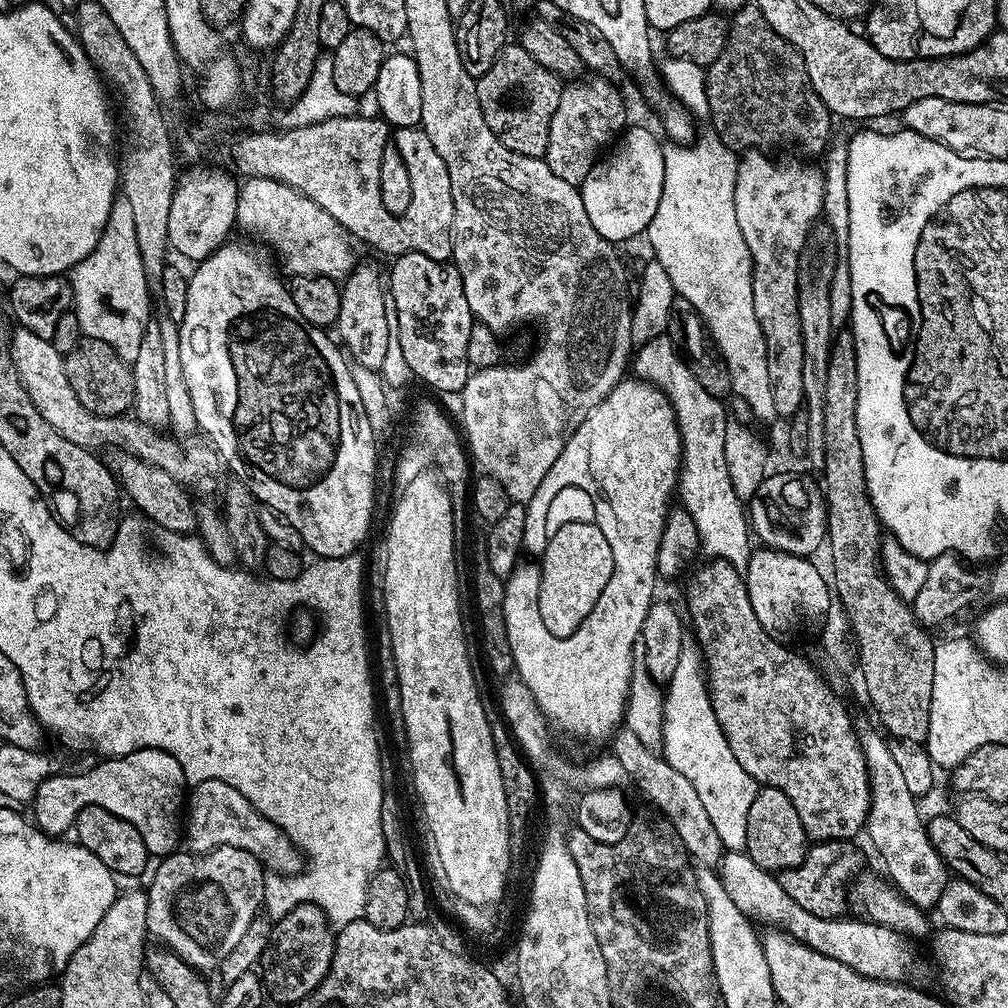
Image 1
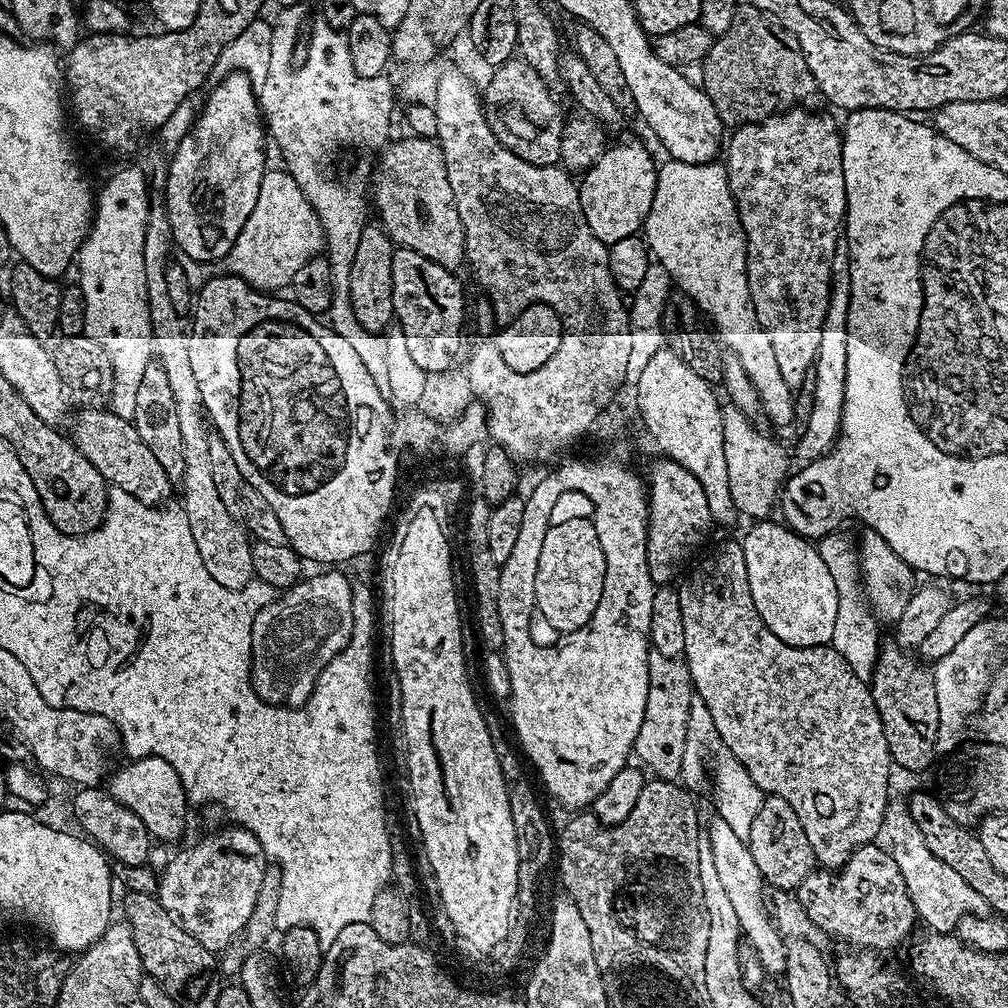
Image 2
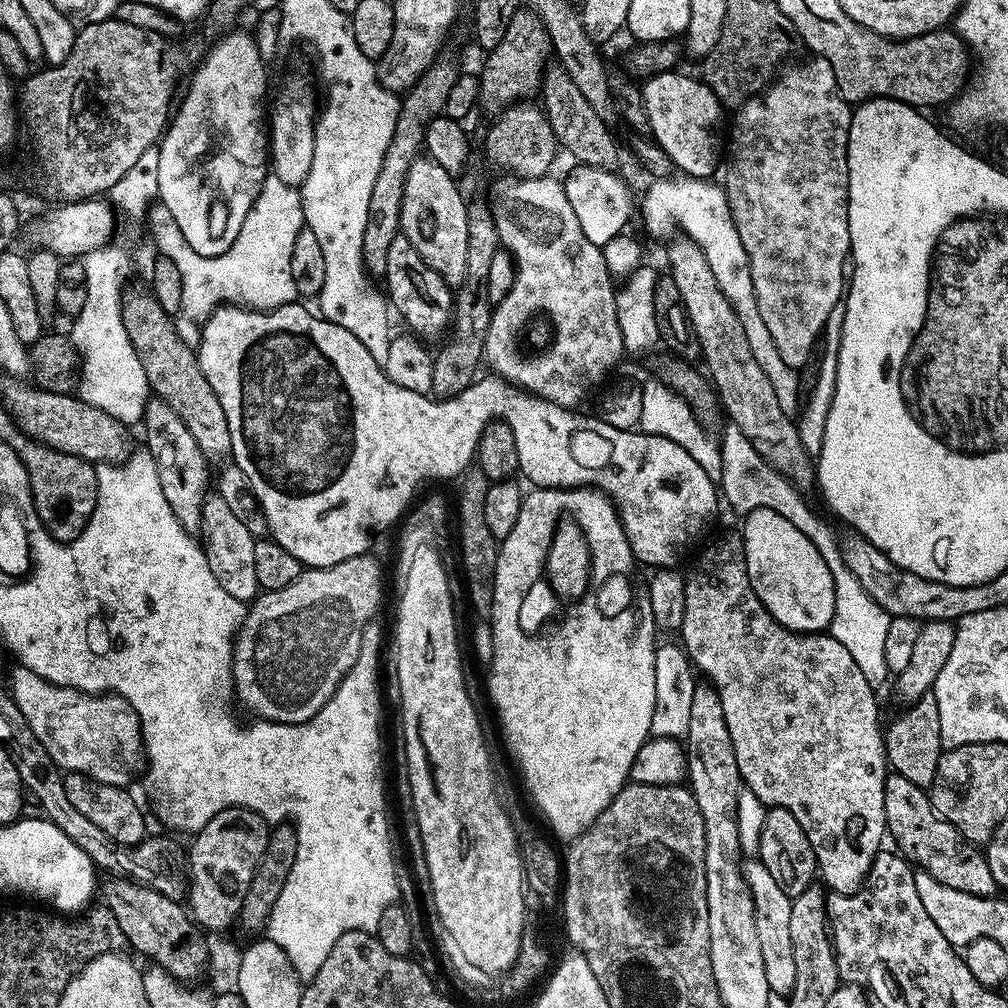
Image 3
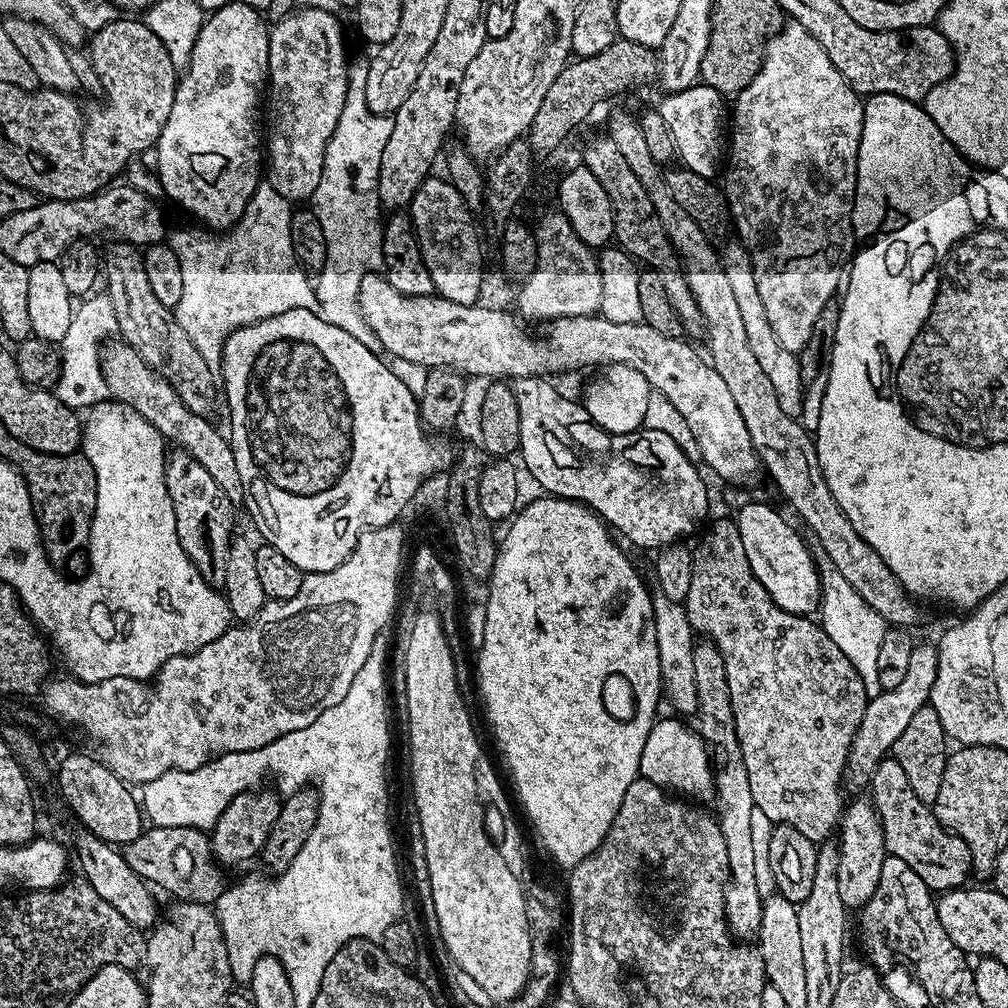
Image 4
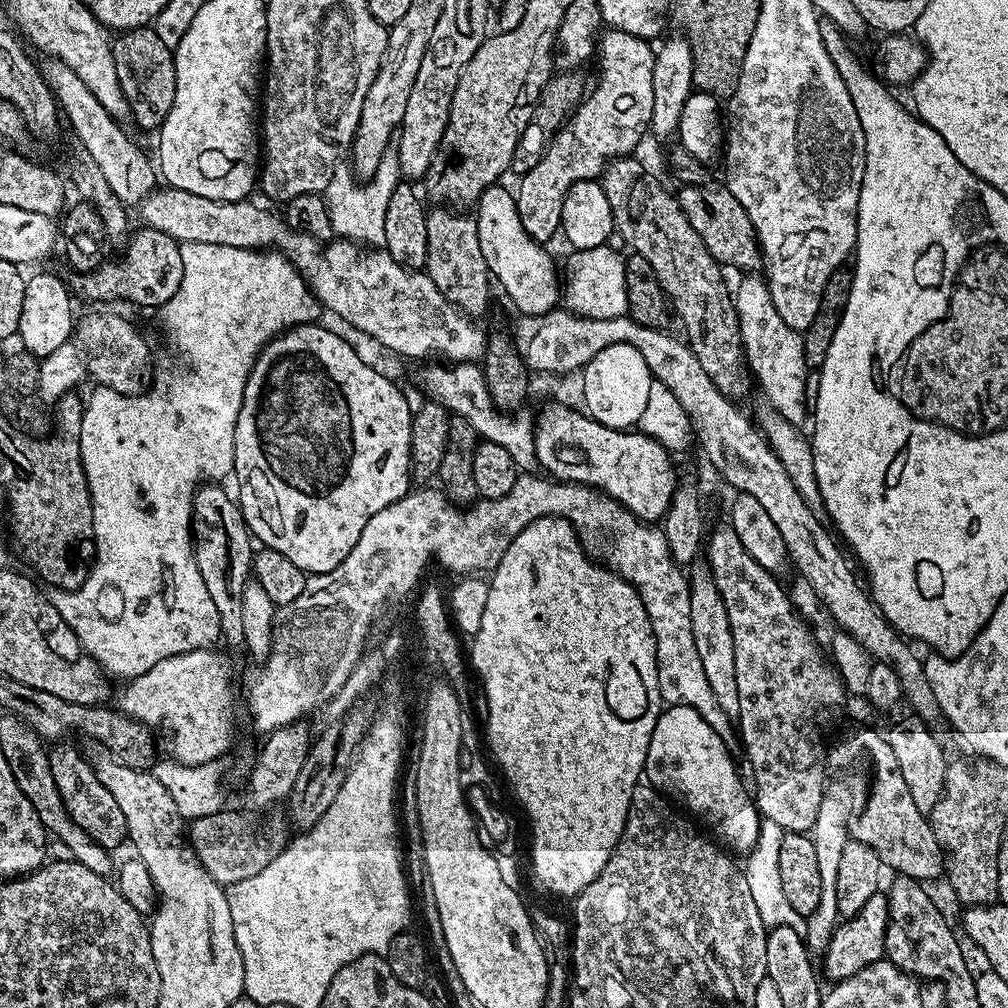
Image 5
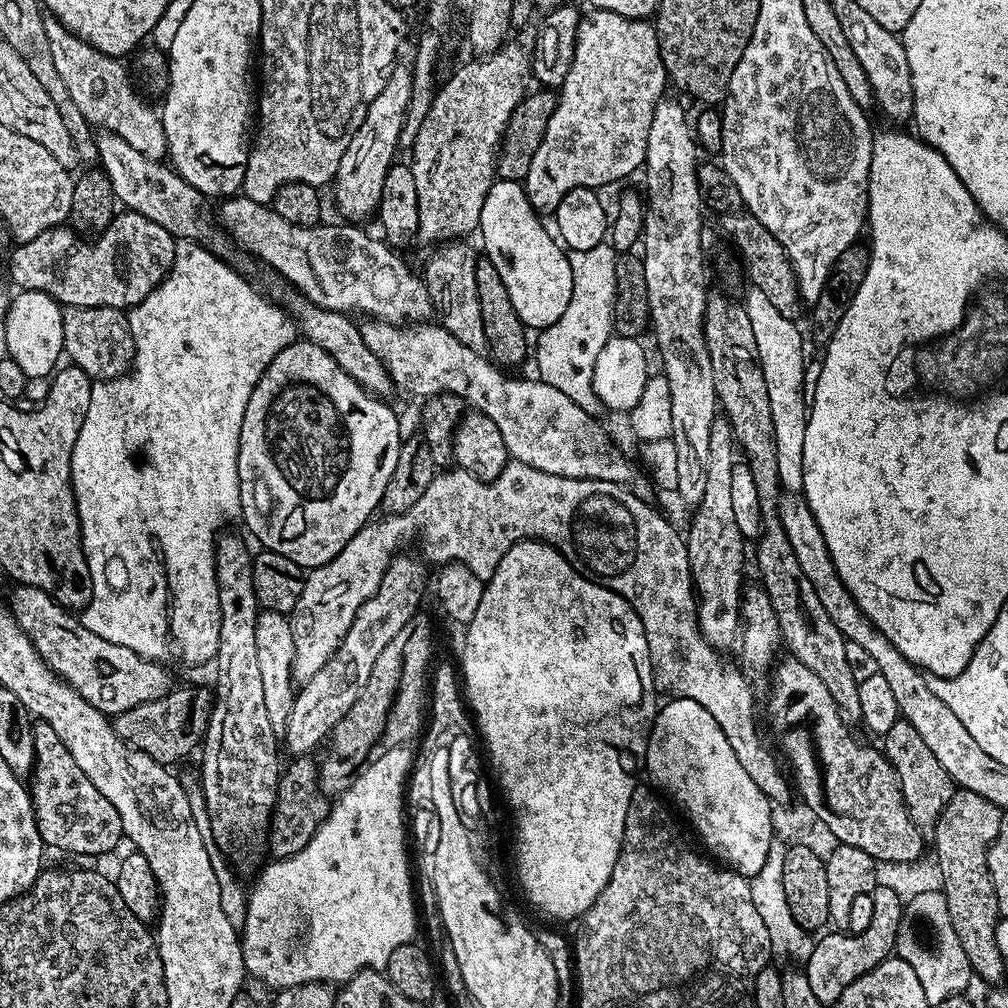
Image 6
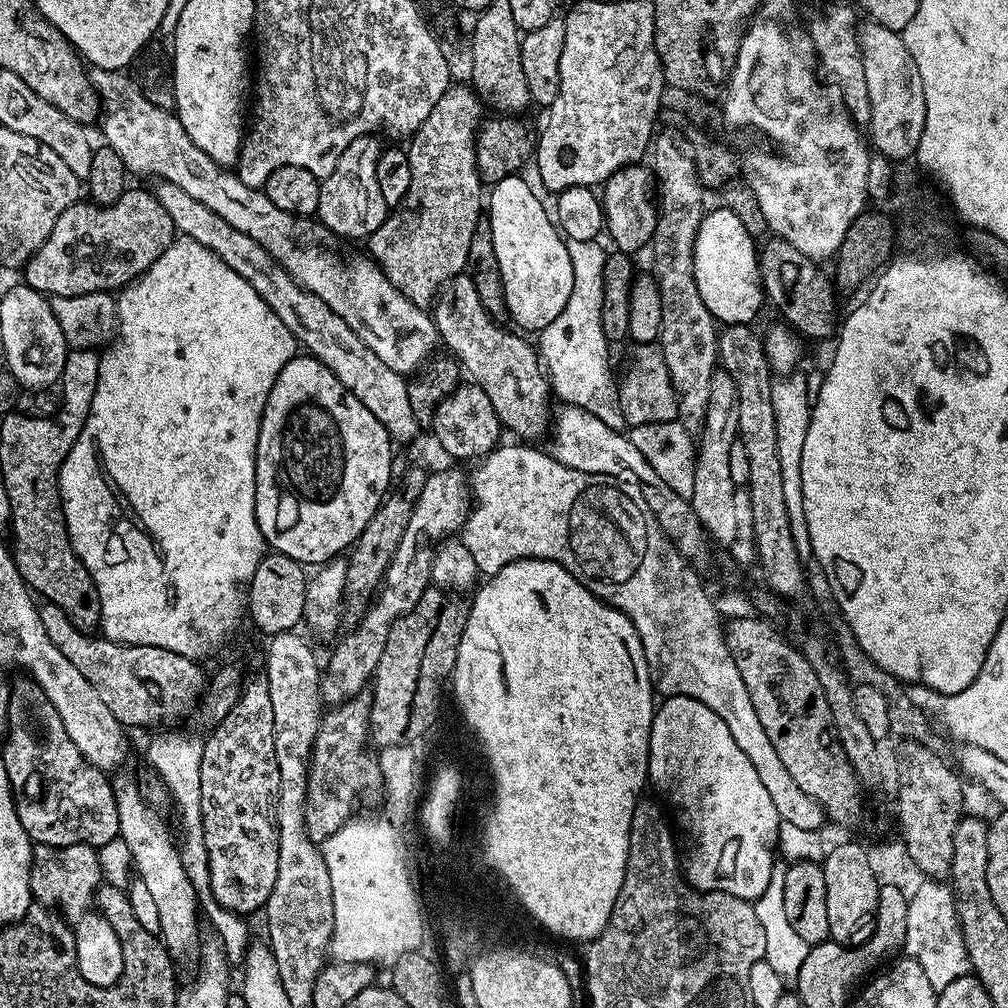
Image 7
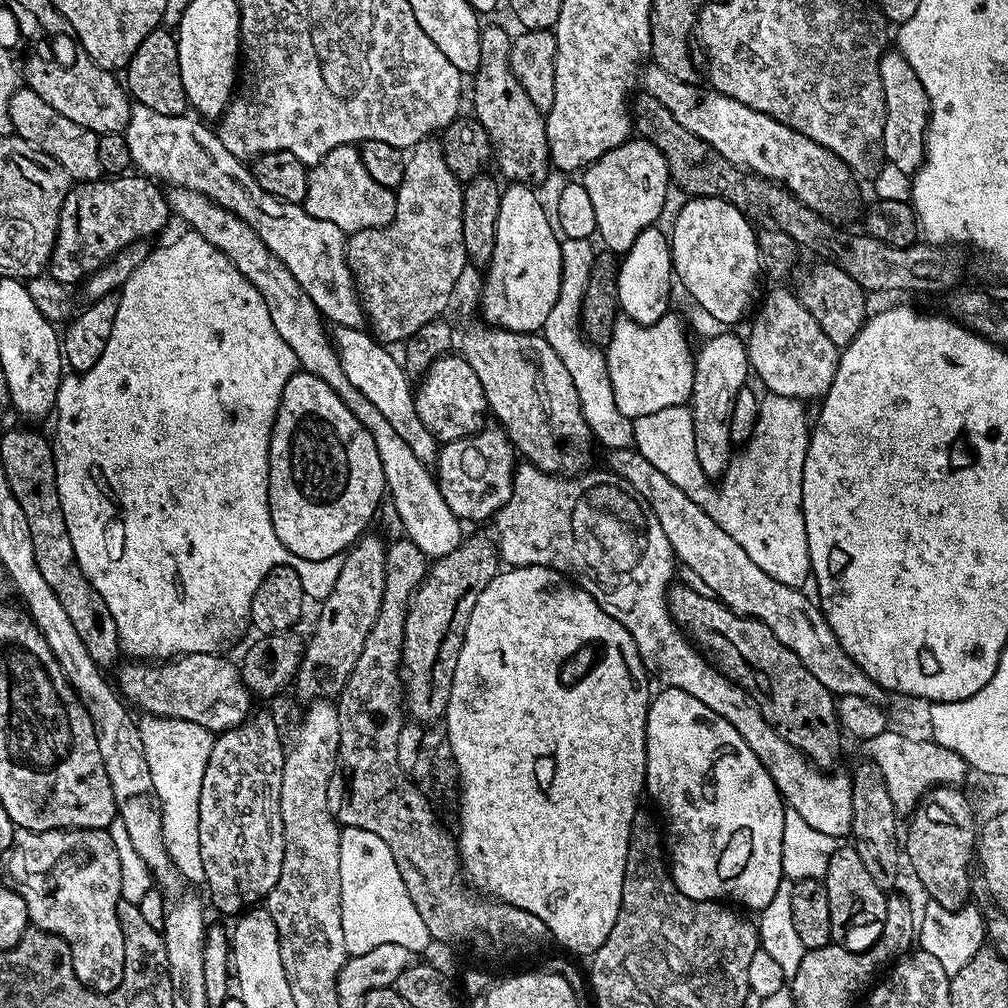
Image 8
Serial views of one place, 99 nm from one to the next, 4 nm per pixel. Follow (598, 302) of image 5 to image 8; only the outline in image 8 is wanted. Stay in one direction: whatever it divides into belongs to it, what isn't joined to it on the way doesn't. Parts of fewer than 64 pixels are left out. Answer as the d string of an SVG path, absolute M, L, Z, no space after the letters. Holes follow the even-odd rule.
M564 238L560 241L562 254L562 282L558 302L550 310L544 323L542 334L550 346L554 346L554 354L566 362L566 370L574 381L574 390L578 390L578 402L582 406L582 414L586 418L589 430L592 431L597 445L605 444L605 449L630 448L634 444L634 426L632 420L622 410L618 410L618 402L614 402L614 386L610 386L610 370L608 357L597 345L590 343L580 327L580 311L586 294L586 286L590 282L590 270L594 266L598 252L592 249L593 241L582 238Z

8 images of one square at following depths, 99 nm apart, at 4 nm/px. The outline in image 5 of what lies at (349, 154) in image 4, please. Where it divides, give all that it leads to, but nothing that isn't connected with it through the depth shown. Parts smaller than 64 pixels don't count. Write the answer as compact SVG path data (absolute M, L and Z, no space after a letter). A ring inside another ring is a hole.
M399 133L391 136L378 170L370 180L361 182L349 165L341 164L335 168L325 188L324 197L332 231L339 239L351 240L353 243L370 248L384 246L387 207L391 195L402 180L401 167L398 166L398 138Z

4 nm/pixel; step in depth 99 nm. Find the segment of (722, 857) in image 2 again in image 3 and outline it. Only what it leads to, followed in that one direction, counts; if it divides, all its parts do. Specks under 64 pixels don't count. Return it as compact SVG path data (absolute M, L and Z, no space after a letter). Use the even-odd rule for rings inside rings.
M752 858L749 864L747 861L743 865L742 871L756 907L758 940L762 946L762 966L766 966L768 991L791 997L796 985L794 942L790 938L790 910L793 897L787 896L782 890L782 886L778 886L778 882L774 882L770 870L766 870L766 866L758 858Z

